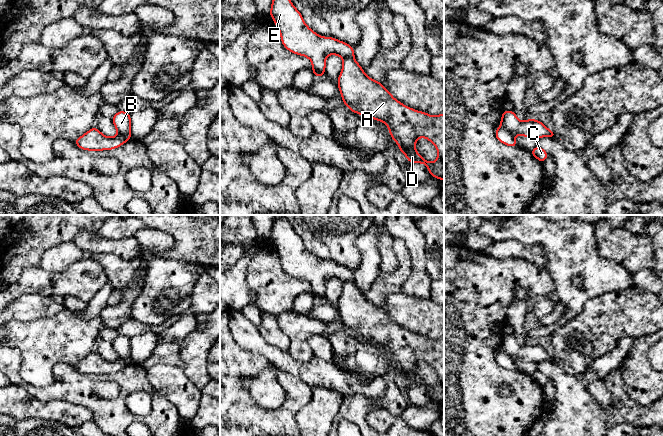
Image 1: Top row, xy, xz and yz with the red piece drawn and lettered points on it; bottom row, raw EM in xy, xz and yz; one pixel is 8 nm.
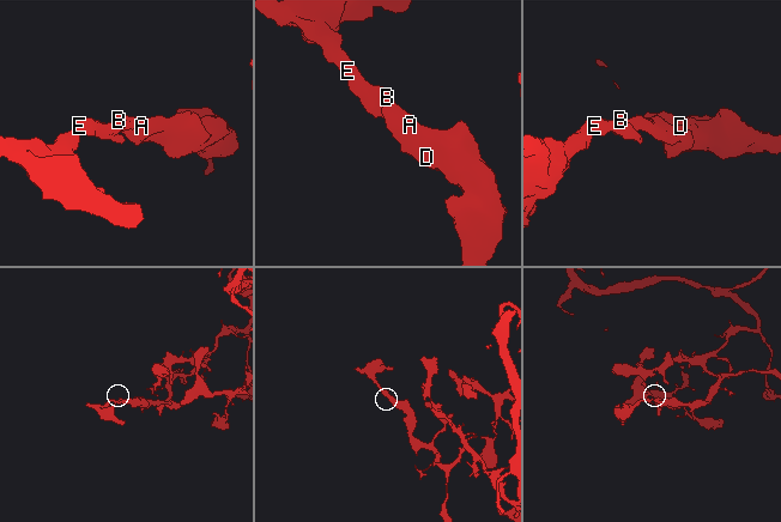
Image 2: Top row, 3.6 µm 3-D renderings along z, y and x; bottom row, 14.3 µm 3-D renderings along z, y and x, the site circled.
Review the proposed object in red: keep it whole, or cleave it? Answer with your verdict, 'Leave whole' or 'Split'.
Split

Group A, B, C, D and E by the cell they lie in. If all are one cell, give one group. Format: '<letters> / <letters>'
A B D / C E

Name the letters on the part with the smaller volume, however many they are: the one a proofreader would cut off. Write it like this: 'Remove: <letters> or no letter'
Remove: C, E

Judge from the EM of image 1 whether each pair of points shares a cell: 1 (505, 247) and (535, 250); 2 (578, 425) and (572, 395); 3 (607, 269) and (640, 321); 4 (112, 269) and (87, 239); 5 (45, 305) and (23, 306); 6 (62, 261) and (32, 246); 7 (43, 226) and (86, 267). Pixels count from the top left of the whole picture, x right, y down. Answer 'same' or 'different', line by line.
1: same
2: same
3: different
4: different
5: same
6: different
7: different

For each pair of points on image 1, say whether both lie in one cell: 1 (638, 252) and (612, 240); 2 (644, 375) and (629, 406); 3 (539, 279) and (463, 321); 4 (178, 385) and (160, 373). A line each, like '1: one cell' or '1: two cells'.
1: one cell
2: two cells
3: one cell
4: one cell

